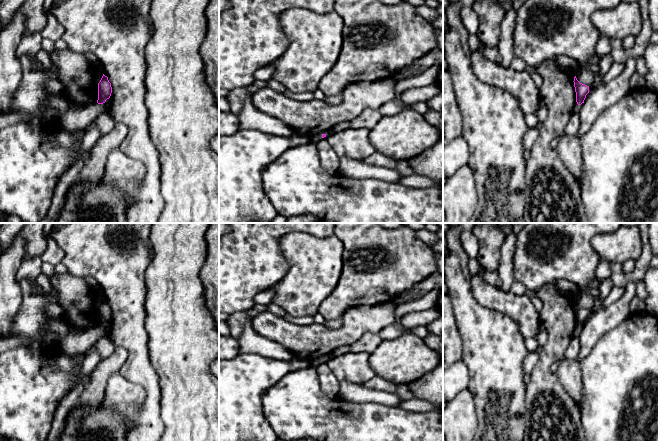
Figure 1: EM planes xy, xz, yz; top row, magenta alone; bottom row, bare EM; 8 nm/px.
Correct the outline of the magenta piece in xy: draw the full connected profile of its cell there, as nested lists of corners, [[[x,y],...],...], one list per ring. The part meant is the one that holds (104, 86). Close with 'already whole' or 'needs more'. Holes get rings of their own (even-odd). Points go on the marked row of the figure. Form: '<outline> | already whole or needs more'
[[[103,74],[100,82],[98,83],[98,104],[103,104],[107,99],[110,98],[112,93],[111,83],[108,80],[108,77]]] | already whole

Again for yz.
[[[576,76],[574,77],[574,87],[576,92],[576,102],[578,105],[584,103],[586,95],[589,93],[589,86],[580,83]]] | already whole

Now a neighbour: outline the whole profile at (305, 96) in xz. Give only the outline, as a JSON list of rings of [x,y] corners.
[[[286,91],[284,93],[284,95],[291,99],[295,99],[295,100],[299,100],[299,101],[309,101],[309,100],[314,99],[312,92],[293,93],[290,91]]]

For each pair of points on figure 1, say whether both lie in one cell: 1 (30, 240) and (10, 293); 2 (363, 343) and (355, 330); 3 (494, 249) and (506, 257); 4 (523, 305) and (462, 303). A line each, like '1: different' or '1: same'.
1: same
2: different
3: different
4: different

